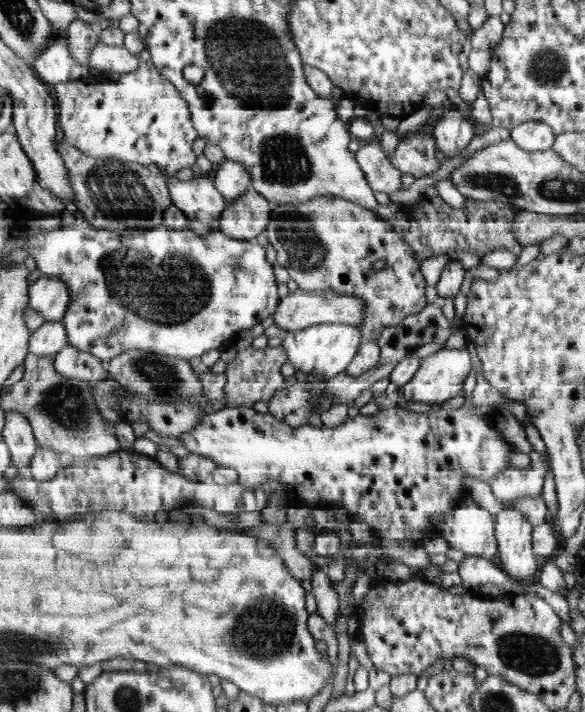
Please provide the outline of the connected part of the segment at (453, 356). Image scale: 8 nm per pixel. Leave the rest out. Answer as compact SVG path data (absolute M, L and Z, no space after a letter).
M467 348L463 350L439 350L437 354L431 354L423 360L421 370L415 374L415 378L405 386L405 400L407 404L427 404L427 406L443 406L445 402L457 398L463 390L463 382L469 378L469 372L473 368L471 352Z

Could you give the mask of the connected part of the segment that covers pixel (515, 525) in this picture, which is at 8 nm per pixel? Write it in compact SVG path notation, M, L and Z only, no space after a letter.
M503 510L497 514L497 542L499 542L499 556L501 566L507 574L517 578L519 582L531 580L537 570L537 558L533 552L533 526L529 516L521 510Z

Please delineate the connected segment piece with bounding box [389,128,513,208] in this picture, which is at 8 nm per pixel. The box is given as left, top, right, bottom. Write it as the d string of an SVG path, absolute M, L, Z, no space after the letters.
M491 128L487 134L475 136L475 140L469 144L469 148L467 148L461 156L455 156L455 158L447 160L445 164L439 164L439 168L437 168L433 174L425 176L425 178L415 178L415 182L413 182L407 190L389 194L391 202L397 204L397 206L405 206L405 208L411 206L411 204L417 204L417 202L423 198L425 188L429 188L429 186L433 186L433 184L437 184L437 182L441 182L441 180L447 180L447 178L451 176L451 172L453 172L463 160L467 160L469 156L473 156L479 148L485 148L485 146L489 146L489 144L501 144L501 142L511 140L511 138L513 138L513 132L511 132L509 128Z

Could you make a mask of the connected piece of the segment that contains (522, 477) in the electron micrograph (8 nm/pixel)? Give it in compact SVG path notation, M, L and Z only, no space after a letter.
M531 452L529 456L533 462L527 470L507 468L491 482L495 496L503 506L513 506L513 502L519 498L543 496L543 482L547 466L551 466L551 454L547 452L547 456L541 456L539 452Z

